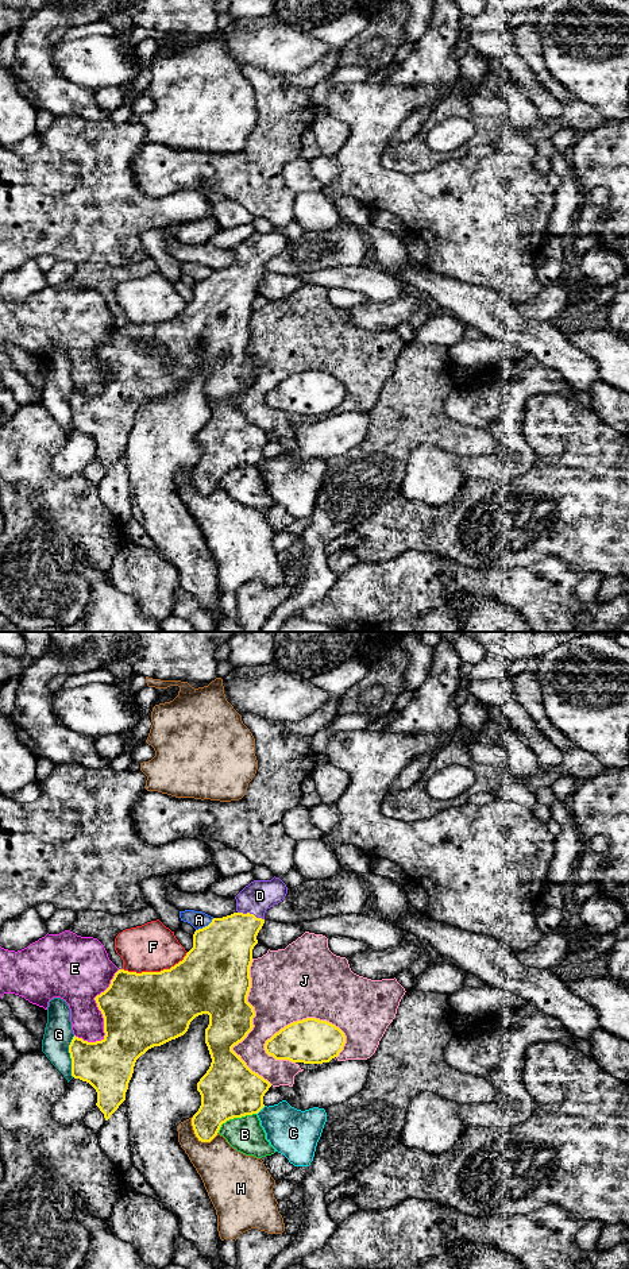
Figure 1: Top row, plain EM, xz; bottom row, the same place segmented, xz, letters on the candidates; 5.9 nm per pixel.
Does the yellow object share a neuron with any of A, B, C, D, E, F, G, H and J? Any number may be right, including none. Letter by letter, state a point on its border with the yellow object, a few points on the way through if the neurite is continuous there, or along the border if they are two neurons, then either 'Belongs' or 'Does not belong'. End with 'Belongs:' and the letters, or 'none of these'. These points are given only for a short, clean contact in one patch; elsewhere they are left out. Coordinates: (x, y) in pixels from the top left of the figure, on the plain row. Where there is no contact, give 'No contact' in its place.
A: Touches yellow at xz (205, 278). Does not belong
B: Touches yellow at xz (235, 469). Does not belong
C: Touches yellow at xz (261, 461). Boundary: xz (265, 458), (257, 466). Does not belong
D: Touches yellow at xz (251, 266). Path across: xz (224, 299), (247, 274), (251, 266), (251, 255), (259, 247). Belongs
E: Touches yellow at xz (103, 369). Does not belong
F: Touches yellow at xz (155, 324). Does not belong
G: Touches yellow at xz (70, 408). Does not belong
H: Touches yellow at xz (197, 489). Does not belong
J: Touches yellow at xz (307, 370). Does not belong
Belongs: D

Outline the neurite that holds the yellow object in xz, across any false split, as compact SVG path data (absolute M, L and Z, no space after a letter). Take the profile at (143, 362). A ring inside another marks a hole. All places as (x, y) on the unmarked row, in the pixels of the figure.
M279 230L254 232L236 248L236 263L194 284L193 300L182 313L161 324L128 324L119 321L109 339L94 350L104 370L104 390L88 394L73 389L69 397L72 428L89 435L97 444L96 458L105 472L126 452L128 435L136 412L154 398L161 398L184 387L190 374L202 366L209 367L205 381L205 396L212 414L197 435L201 458L192 470L196 489L211 494L223 475L234 470L258 466L263 459L263 448L271 439L252 424L232 400L252 382L254 359L247 354L251 340L250 319L256 288L265 275L267 261L278 256L288 246Z

